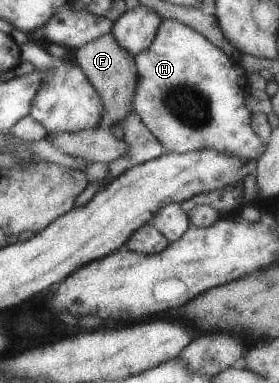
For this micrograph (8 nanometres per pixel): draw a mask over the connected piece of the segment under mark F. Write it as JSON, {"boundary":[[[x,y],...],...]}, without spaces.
{"boundary":[[[106,33],[78,47],[74,53],[74,61],[100,97],[102,115],[98,127],[109,128],[124,121],[126,115],[133,110],[132,100],[137,84],[137,69],[133,57],[116,45],[111,33]]]}

